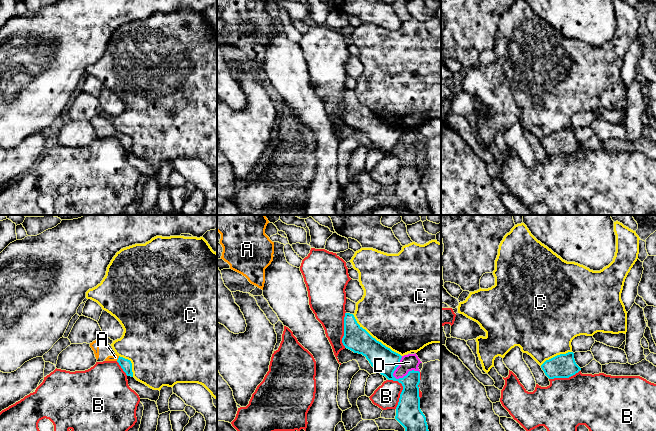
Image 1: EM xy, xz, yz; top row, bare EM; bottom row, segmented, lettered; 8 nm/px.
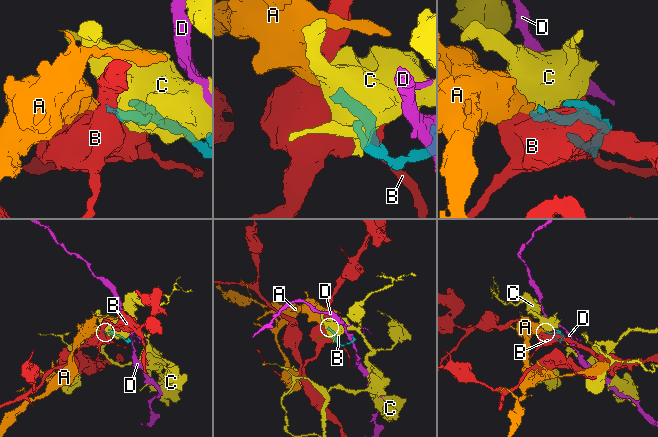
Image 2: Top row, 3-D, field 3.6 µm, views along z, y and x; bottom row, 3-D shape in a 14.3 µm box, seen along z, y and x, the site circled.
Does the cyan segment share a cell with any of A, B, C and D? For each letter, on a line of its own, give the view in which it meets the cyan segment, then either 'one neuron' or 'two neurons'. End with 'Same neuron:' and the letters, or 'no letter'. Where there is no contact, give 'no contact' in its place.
A: contact in xy; one neuron
B: contact in xz; two neurons
C: contact in xz; two neurons
D: contact in xz; two neurons
Same neuron: A

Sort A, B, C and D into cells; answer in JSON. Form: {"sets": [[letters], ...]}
{"sets": [["A"], ["B"], ["C"], ["D"]]}

